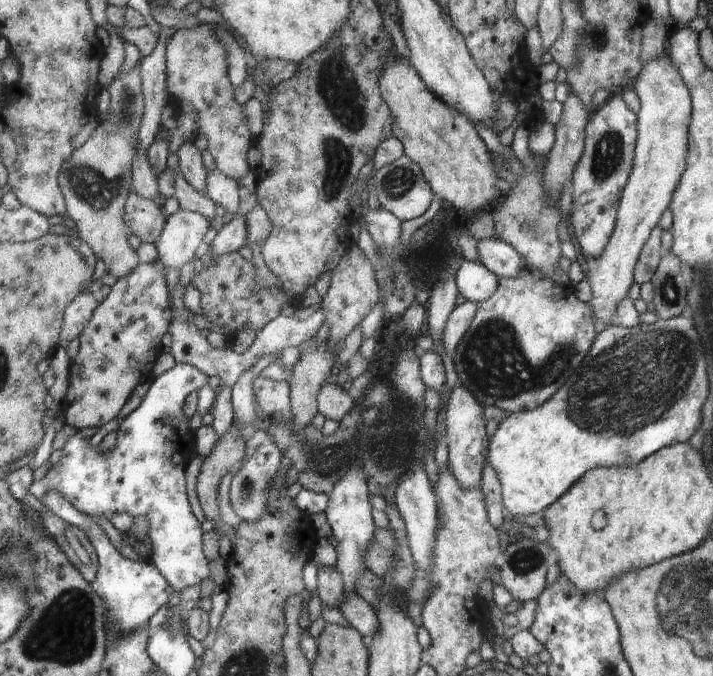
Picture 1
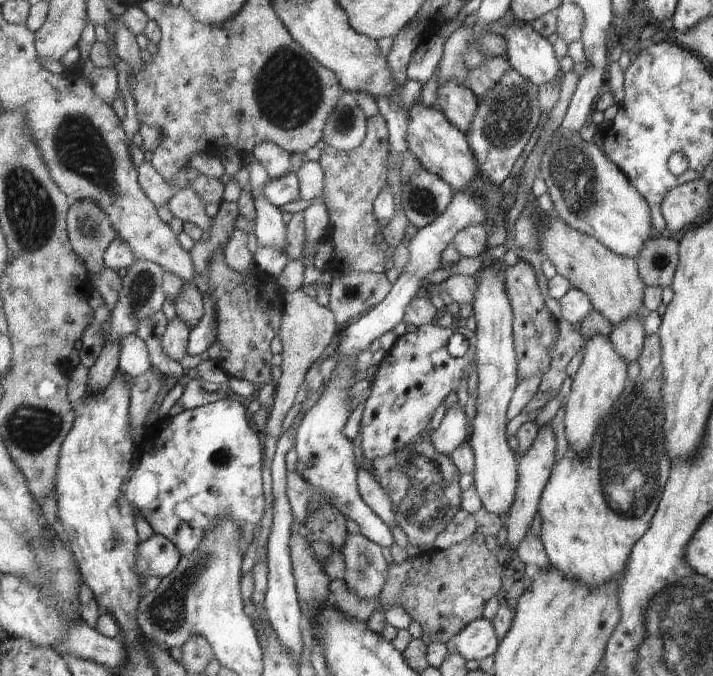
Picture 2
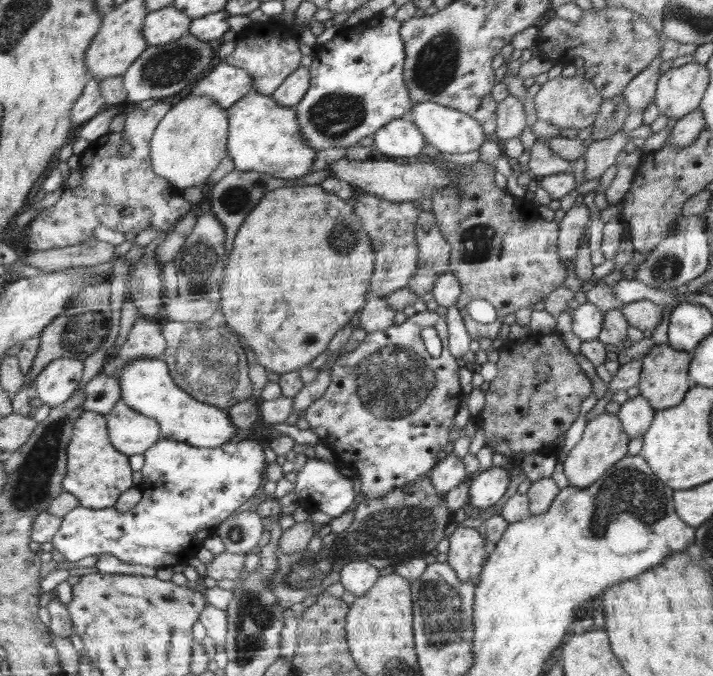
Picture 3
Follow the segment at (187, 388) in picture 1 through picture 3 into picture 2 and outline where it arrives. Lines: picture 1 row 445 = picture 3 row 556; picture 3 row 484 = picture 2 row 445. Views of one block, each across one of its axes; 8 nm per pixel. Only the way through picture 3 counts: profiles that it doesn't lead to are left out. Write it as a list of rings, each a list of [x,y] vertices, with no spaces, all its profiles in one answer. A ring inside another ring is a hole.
[[[227,397],[194,409],[172,412],[155,422],[138,446],[140,454],[135,479],[128,487],[127,498],[156,534],[165,536],[176,545],[181,556],[198,549],[203,534],[213,529],[226,513],[238,524],[243,534],[240,546],[243,558],[245,556],[253,538],[254,526],[264,510],[260,440],[246,418],[246,410],[238,401]]]

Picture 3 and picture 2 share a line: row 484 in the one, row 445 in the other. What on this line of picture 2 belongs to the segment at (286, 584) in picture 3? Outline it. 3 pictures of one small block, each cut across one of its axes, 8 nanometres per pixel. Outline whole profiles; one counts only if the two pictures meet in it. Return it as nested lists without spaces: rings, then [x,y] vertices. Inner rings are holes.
[[[433,433],[419,434],[416,441],[405,448],[377,458],[373,474],[394,504],[397,526],[407,536],[407,542],[416,548],[430,549],[433,540],[446,528],[456,512],[463,509],[464,473],[451,458],[436,450]]]

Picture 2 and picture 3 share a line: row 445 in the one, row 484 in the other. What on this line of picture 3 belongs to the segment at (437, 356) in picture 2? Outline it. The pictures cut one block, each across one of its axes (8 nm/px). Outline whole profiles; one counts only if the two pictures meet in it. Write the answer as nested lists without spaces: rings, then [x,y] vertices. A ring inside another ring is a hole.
[[[420,310],[412,316],[409,316],[402,324],[392,324],[385,330],[368,333],[364,342],[349,354],[342,355],[336,360],[336,364],[331,370],[331,382],[328,389],[319,400],[316,400],[311,406],[308,406],[303,411],[304,418],[309,422],[310,429],[318,438],[320,443],[328,446],[334,453],[334,457],[341,466],[353,470],[357,476],[362,480],[361,495],[362,498],[380,498],[384,494],[388,494],[396,488],[402,488],[412,480],[420,479],[420,476],[429,474],[438,465],[438,454],[442,452],[442,448],[448,444],[448,432],[452,426],[452,420],[458,412],[460,406],[460,398],[462,398],[462,390],[458,384],[458,370],[460,366],[456,364],[456,358],[449,352],[449,339],[450,330],[447,329],[446,317],[442,317],[436,311]],[[431,326],[436,330],[438,337],[441,339],[443,350],[441,356],[431,356],[425,350],[425,344],[421,338],[421,331],[424,328]]]

